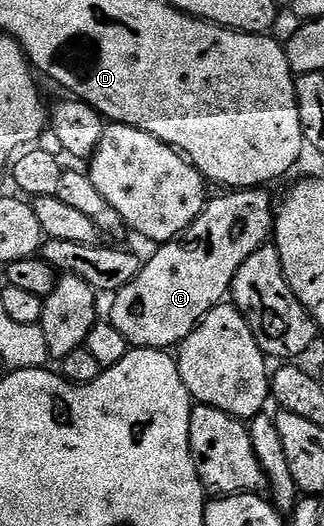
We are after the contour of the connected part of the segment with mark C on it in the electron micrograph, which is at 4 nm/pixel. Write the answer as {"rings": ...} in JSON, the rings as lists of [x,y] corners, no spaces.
{"rings":[[[241,188],[236,192],[221,192],[218,198],[210,197],[206,201],[205,211],[193,221],[191,228],[187,228],[180,238],[158,245],[149,262],[147,258],[142,265],[139,276],[112,295],[112,324],[123,332],[130,347],[145,352],[165,352],[180,347],[187,335],[216,306],[226,301],[233,288],[235,272],[239,272],[243,260],[272,239],[275,202],[269,199],[267,191],[265,188]]]}

